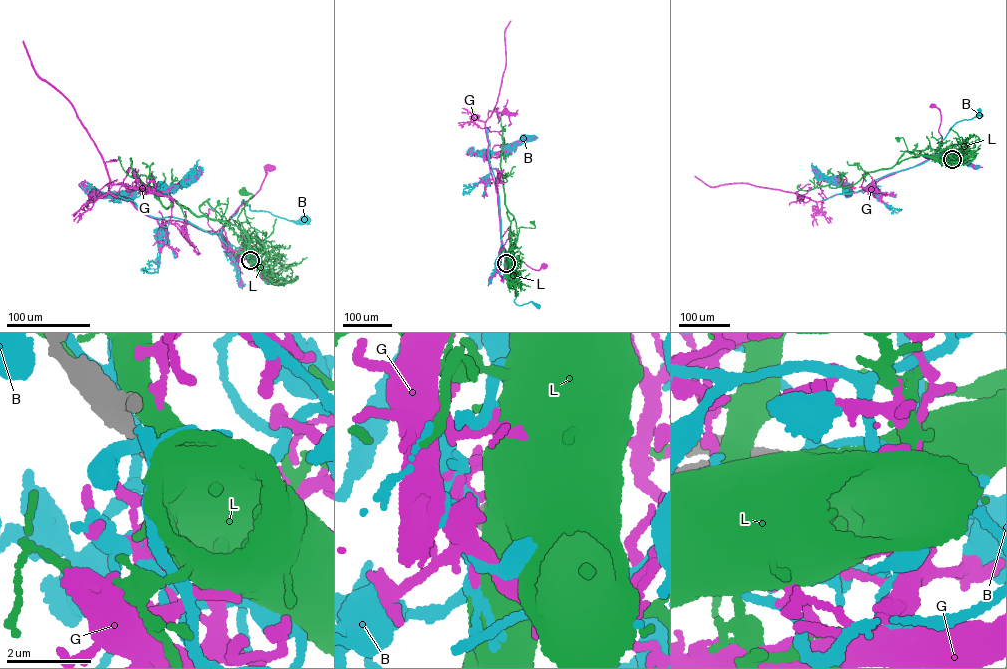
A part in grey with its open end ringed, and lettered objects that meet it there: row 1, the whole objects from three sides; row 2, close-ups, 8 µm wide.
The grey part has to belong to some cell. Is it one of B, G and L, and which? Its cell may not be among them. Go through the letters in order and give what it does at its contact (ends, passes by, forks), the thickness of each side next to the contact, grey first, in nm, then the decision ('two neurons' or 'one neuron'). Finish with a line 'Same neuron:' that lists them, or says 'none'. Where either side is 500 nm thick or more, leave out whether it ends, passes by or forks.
B: it forks; calibres 360 and 320 nm; two neurons
G: it ends; calibres 460 and 200 nm; two neurons
L: calibres 400 and 900 nm; two neurons
Same neuron: none

